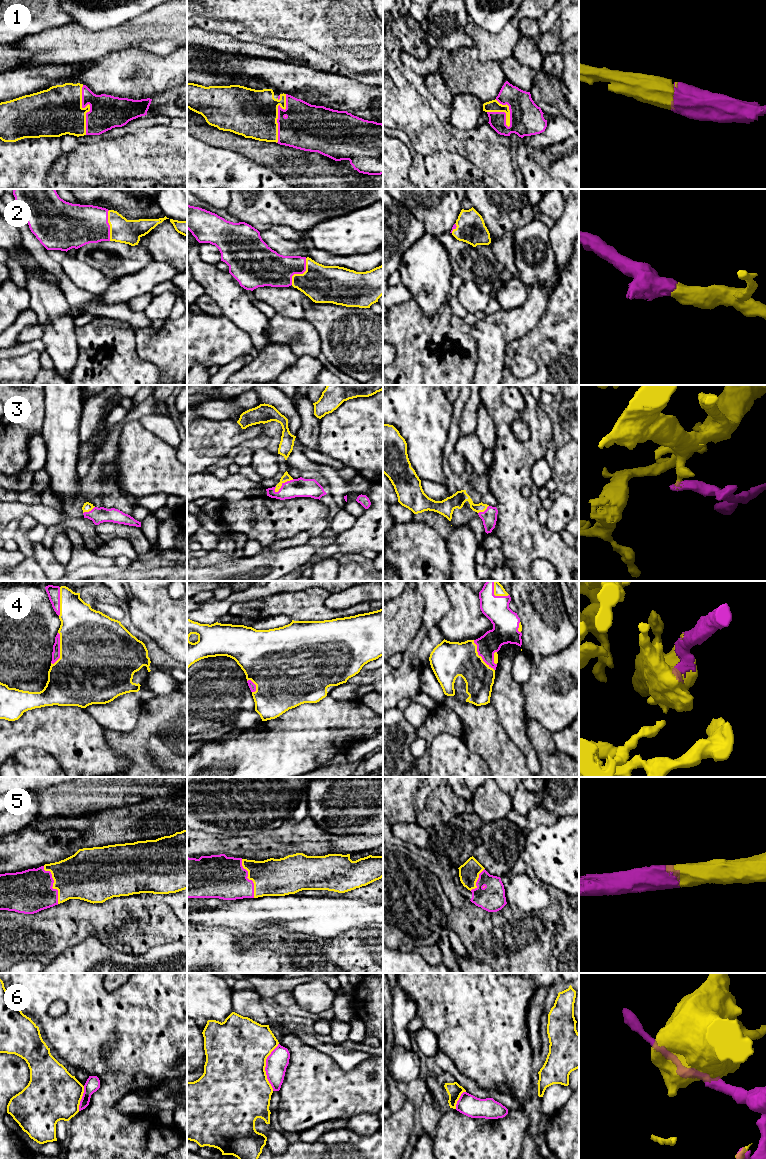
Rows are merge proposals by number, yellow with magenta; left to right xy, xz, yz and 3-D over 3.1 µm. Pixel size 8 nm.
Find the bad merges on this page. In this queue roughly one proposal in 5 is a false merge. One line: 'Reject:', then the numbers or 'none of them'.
Reject: 6

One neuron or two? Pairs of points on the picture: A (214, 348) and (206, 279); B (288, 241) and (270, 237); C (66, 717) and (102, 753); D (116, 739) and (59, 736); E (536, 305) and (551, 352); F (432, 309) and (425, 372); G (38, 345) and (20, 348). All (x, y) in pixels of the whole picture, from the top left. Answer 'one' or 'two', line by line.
A: two
B: one
C: one
D: two
E: two
F: two
G: one

